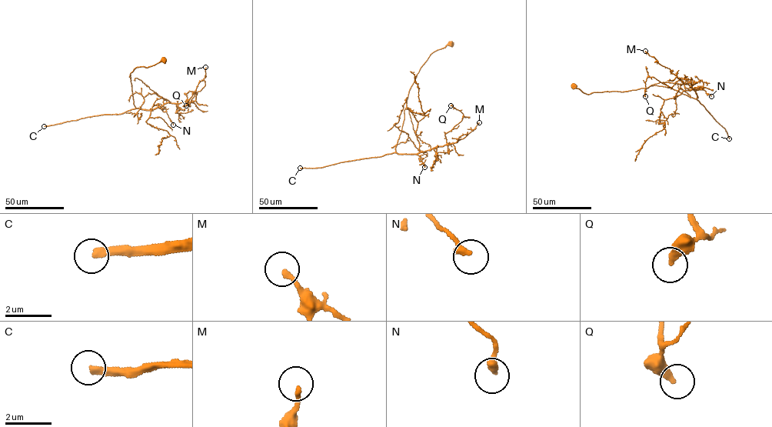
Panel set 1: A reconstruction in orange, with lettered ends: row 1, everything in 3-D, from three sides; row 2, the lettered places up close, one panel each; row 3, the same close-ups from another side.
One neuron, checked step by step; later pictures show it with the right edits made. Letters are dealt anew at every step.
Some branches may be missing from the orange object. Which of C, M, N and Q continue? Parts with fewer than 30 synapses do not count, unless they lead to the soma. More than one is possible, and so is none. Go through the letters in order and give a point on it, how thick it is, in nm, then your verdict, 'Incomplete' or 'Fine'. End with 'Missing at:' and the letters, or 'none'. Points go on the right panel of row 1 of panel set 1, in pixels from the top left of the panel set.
C: Place: (729, 138). Thickness 320 nm. Incomplete
M: Place: (645, 51). Thickness 190 nm. Fine
N: Place: (711, 96). Thickness 280 nm. Fine
Q: Place: (645, 96). Thickness 340 nm. Fine
Missing at: C

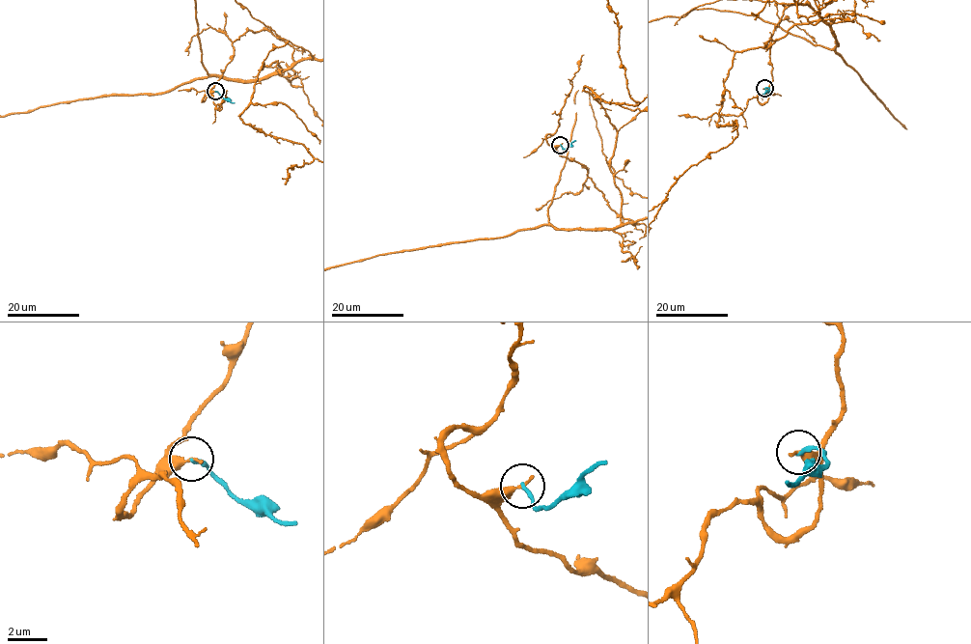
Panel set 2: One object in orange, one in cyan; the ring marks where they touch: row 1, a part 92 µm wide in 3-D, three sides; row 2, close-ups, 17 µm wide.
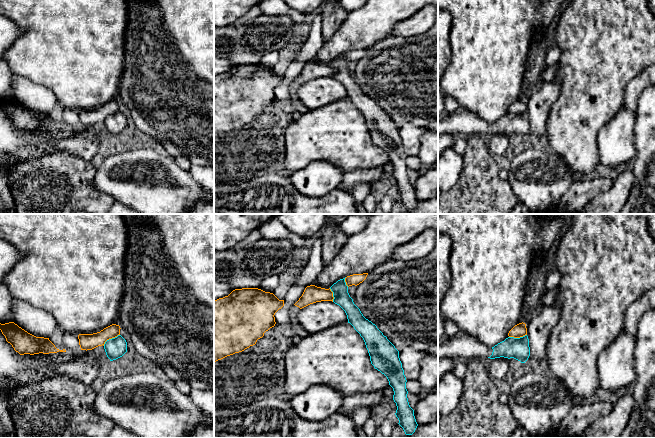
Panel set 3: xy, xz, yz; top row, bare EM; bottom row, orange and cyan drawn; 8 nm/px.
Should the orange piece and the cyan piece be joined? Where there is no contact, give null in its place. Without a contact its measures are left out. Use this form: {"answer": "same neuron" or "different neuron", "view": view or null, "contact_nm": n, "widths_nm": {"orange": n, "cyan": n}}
{"answer": "different neuron", "view": "xy", "contact_nm": 160, "widths_nm": {"orange": 130, "cyan": 160}}

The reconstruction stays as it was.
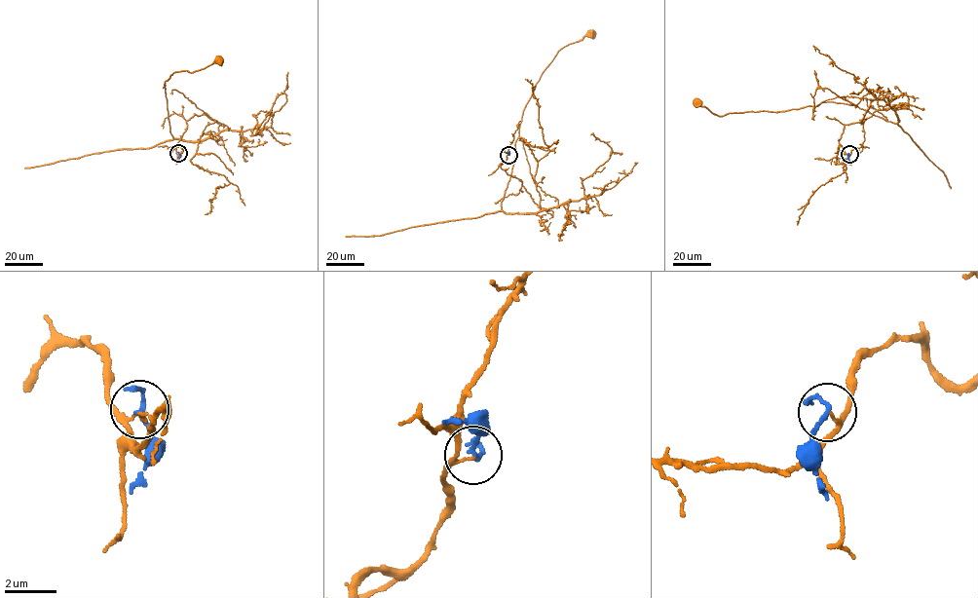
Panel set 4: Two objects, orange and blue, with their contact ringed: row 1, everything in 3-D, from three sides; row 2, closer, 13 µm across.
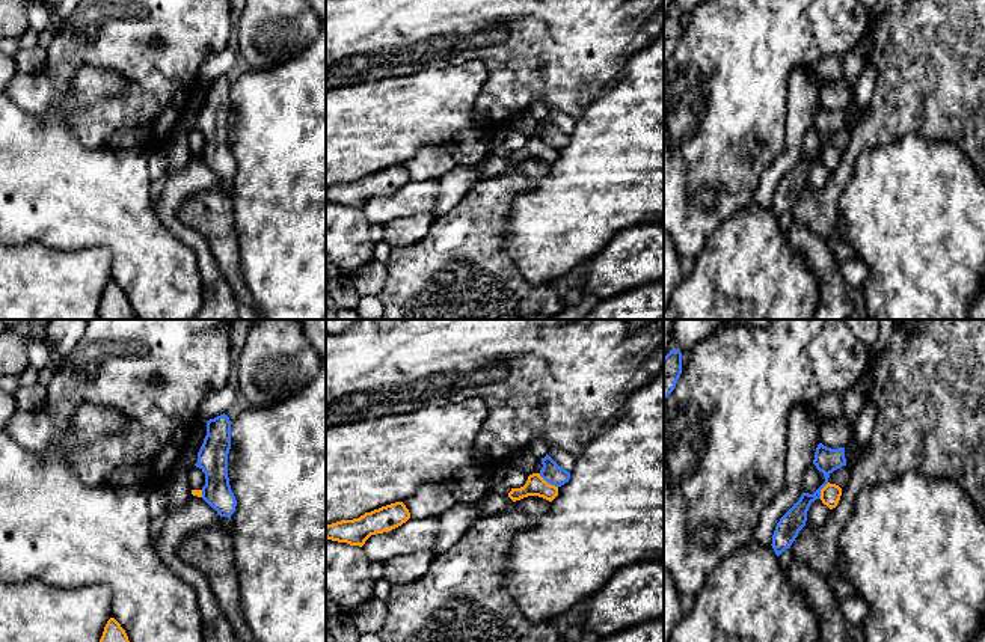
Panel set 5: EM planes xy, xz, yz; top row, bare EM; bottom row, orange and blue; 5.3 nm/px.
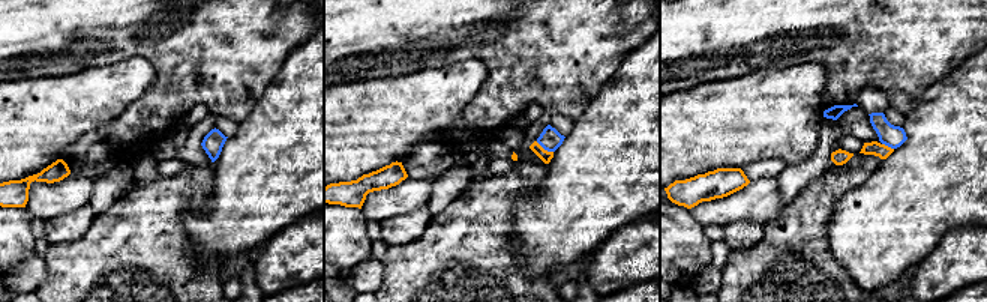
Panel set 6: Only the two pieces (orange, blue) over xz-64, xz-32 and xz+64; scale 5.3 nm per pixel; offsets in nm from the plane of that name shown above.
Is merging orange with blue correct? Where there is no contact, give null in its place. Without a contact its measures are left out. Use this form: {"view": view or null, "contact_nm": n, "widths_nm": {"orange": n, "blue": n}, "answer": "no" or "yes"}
{"view": "xz", "contact_nm": 130, "widths_nm": {"orange": 110, "blue": 110}, "answer": "no"}

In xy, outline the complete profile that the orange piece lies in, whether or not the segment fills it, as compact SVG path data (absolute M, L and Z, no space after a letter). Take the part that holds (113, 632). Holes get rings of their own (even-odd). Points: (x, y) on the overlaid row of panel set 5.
M110 618L104 627L100 642L130 642L130 640L121 624L115 618Z

